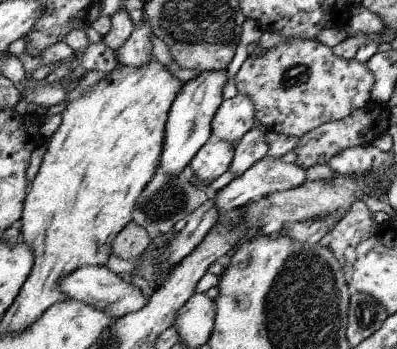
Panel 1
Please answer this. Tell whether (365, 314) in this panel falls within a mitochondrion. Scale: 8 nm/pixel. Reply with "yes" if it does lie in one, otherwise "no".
yes

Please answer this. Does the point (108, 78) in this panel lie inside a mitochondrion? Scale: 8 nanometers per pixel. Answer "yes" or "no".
no

